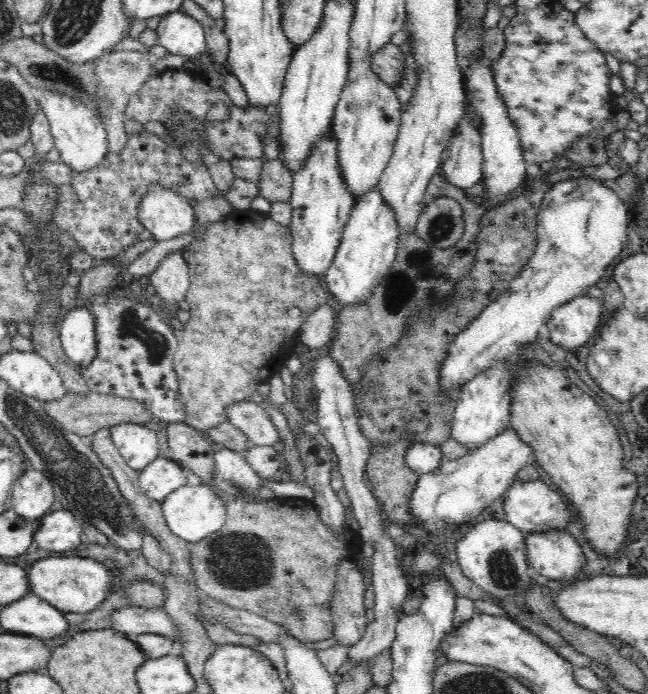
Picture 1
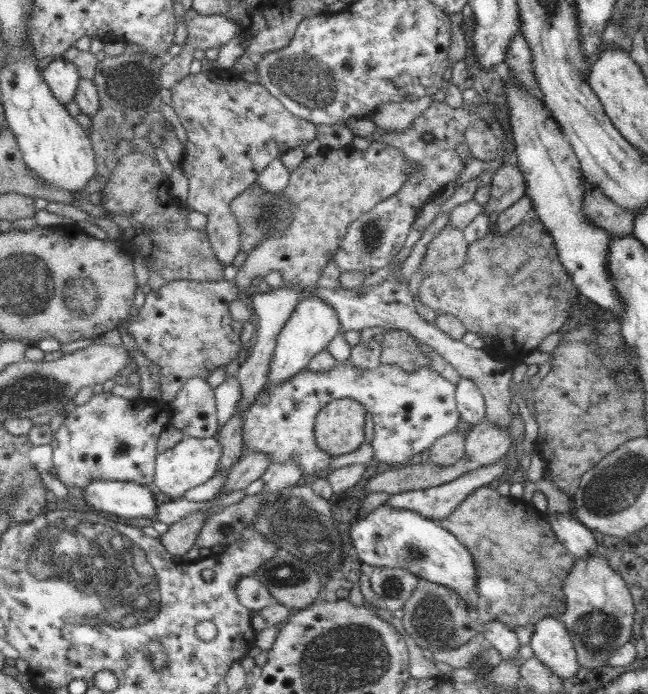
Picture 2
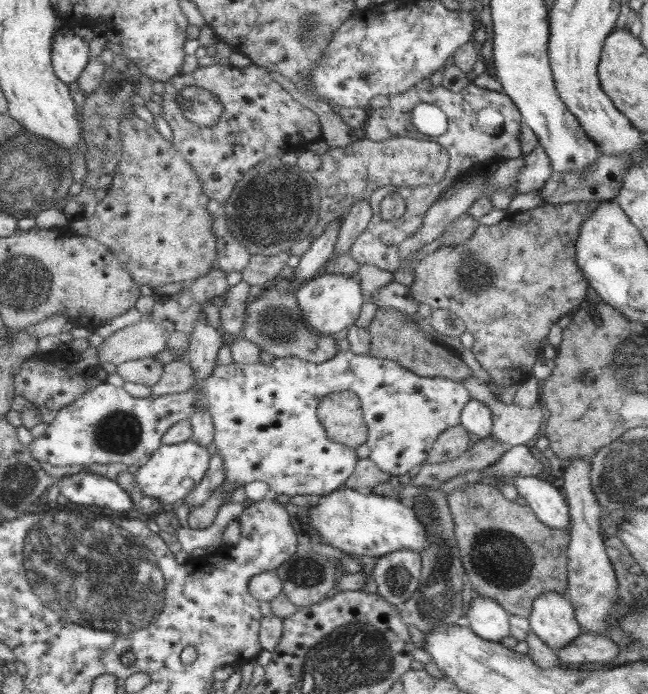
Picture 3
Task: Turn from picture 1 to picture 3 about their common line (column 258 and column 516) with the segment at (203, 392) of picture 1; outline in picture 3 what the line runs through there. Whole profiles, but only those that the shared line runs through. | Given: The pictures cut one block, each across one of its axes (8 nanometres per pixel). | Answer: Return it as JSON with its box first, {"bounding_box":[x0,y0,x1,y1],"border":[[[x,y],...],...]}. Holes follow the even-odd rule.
{"bounding_box":[409,201,599,389],"border":[[[574,201],[566,202],[564,204],[544,204],[531,208],[526,211],[519,211],[512,215],[506,216],[498,224],[486,226],[484,224],[478,225],[474,235],[466,240],[464,243],[456,245],[442,245],[434,253],[426,255],[416,262],[414,267],[414,283],[409,287],[411,295],[418,304],[429,305],[432,310],[443,309],[450,310],[456,314],[465,324],[465,330],[470,332],[475,338],[475,343],[471,348],[476,360],[481,364],[482,368],[490,374],[492,380],[491,384],[495,384],[498,389],[520,386],[526,383],[532,376],[532,367],[536,360],[542,356],[542,341],[548,336],[552,324],[556,324],[561,317],[568,316],[576,309],[587,304],[586,290],[588,284],[586,278],[583,276],[580,268],[576,266],[576,254],[574,252],[574,243],[578,241],[580,229],[583,222],[592,216],[592,213],[598,208],[599,202],[596,201]]]}

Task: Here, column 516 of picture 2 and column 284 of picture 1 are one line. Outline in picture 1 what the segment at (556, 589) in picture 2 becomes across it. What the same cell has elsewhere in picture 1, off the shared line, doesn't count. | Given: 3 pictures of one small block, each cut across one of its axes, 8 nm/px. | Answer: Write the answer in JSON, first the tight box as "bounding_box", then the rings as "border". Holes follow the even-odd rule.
{"bounding_box":[191,497,364,643],"border":[[[229,497],[226,508],[225,526],[191,545],[191,569],[199,590],[230,608],[247,610],[282,625],[288,634],[304,643],[332,638],[334,623],[329,602],[334,594],[337,564],[350,557],[350,552],[358,560],[358,551],[364,544],[359,531],[344,527],[340,534],[332,533],[320,520],[313,501],[298,497],[274,498],[261,503]]]}

